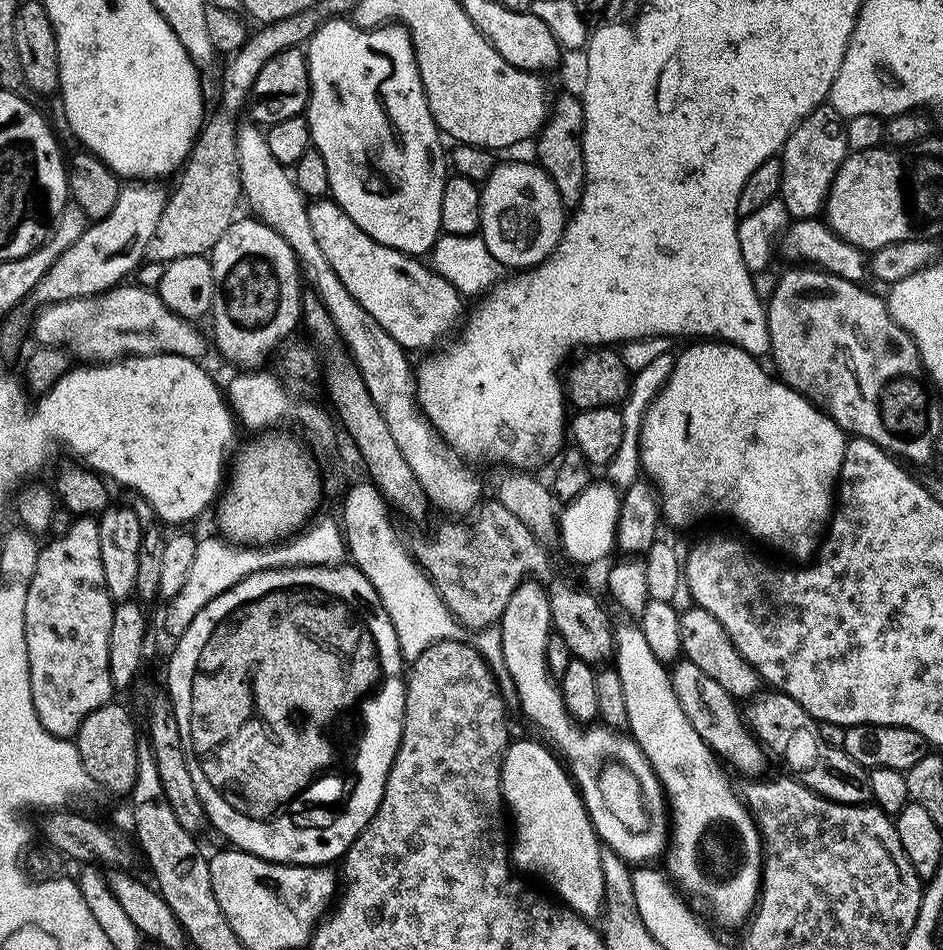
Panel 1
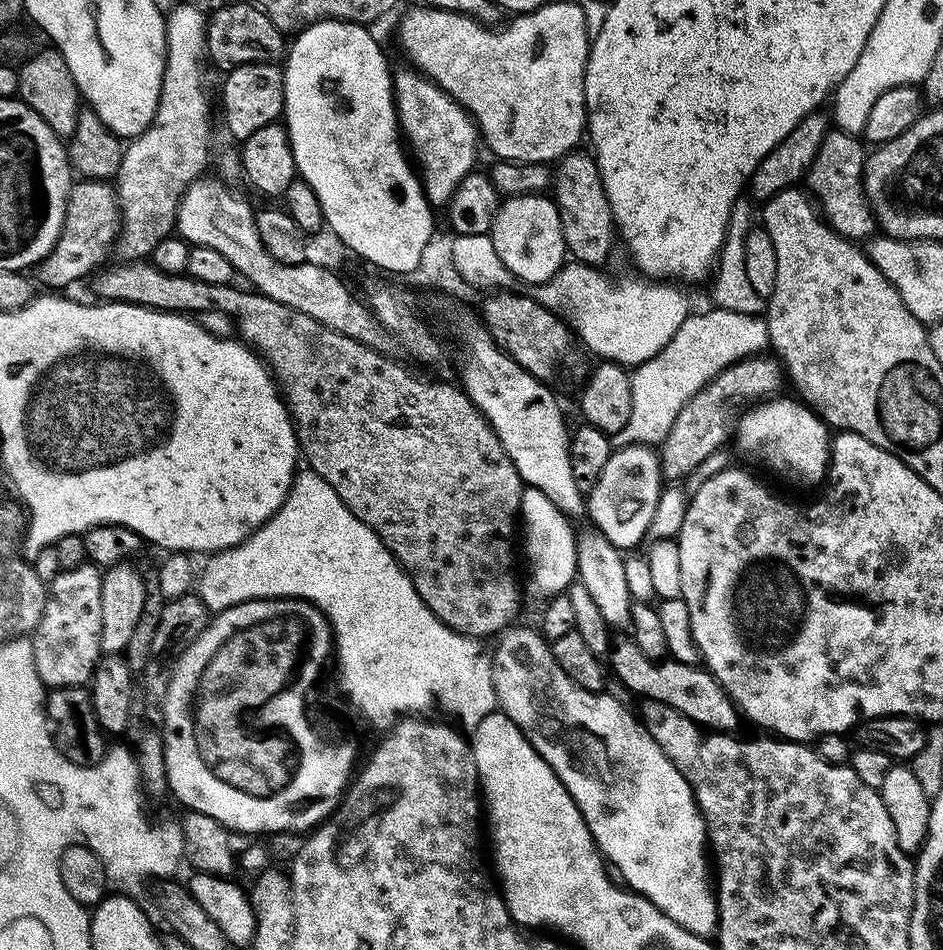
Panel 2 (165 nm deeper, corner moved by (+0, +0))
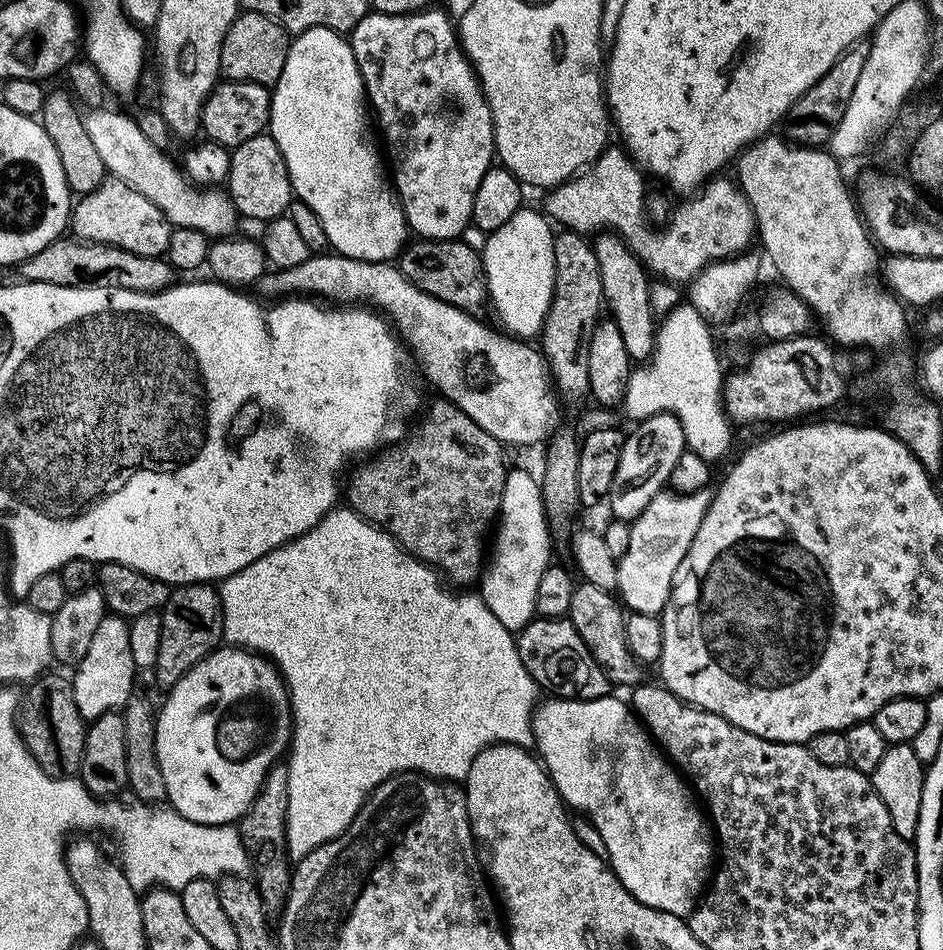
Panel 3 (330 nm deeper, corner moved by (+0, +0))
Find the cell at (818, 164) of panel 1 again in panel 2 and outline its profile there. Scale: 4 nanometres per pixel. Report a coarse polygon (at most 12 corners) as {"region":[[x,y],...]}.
{"region":[[830,130],[806,175],[828,225],[853,242],[878,228],[859,135]]}

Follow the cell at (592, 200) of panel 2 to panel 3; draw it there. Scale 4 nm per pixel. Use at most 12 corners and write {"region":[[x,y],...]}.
{"region":[[622,237],[592,240],[604,302],[633,362],[651,357],[652,284]]}

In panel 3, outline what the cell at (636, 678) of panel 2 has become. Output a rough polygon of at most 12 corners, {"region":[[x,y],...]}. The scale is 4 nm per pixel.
{"region":[[577,583],[566,619],[609,685],[641,683],[612,592]]}

